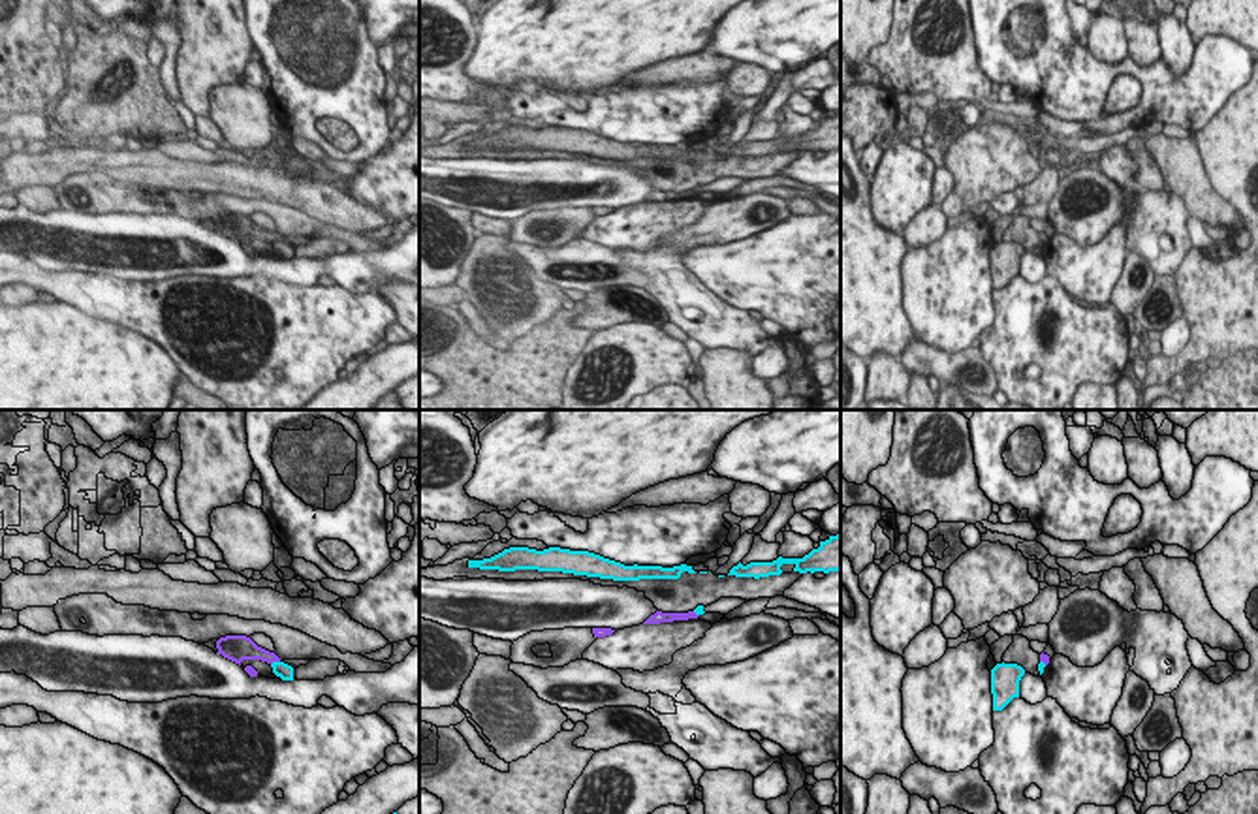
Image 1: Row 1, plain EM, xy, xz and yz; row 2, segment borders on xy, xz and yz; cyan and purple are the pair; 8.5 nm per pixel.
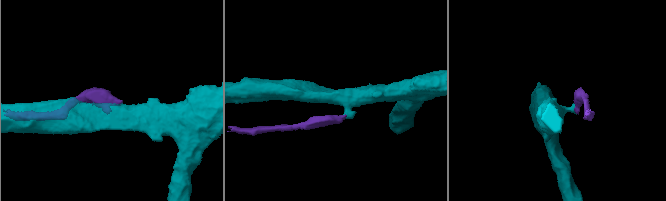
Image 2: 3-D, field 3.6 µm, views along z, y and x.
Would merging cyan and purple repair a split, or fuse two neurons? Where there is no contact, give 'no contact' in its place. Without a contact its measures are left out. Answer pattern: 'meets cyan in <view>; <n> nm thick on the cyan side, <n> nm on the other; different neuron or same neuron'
meets cyan in xy; 140 nm thick on the cyan side, 160 nm on the other; different neuron

